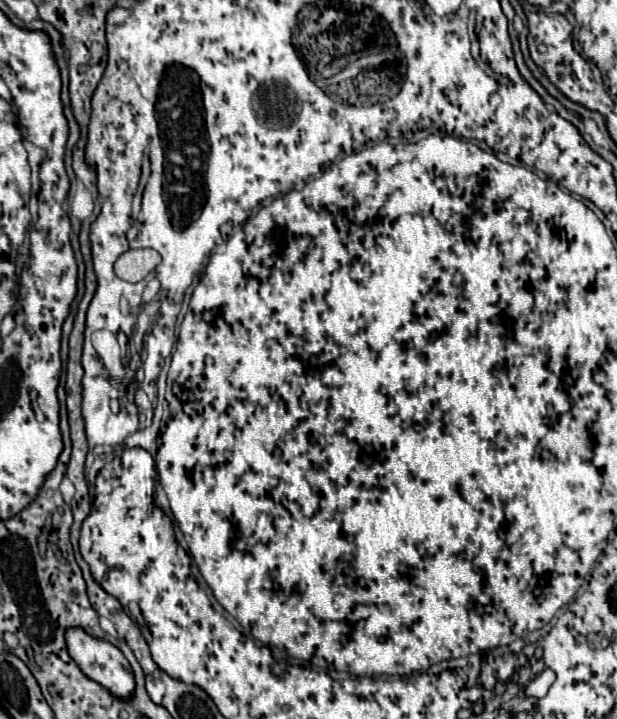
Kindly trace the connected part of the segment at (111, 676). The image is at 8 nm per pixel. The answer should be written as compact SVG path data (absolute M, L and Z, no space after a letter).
M67 628L65 640L67 640L69 656L85 672L85 676L89 676L91 680L97 680L103 688L113 692L113 696L121 696L121 698L131 696L131 692L135 688L135 680L133 680L131 666L129 666L127 658L121 654L119 648L115 648L107 640L99 640L99 638L91 636L91 634L87 634L83 628Z

